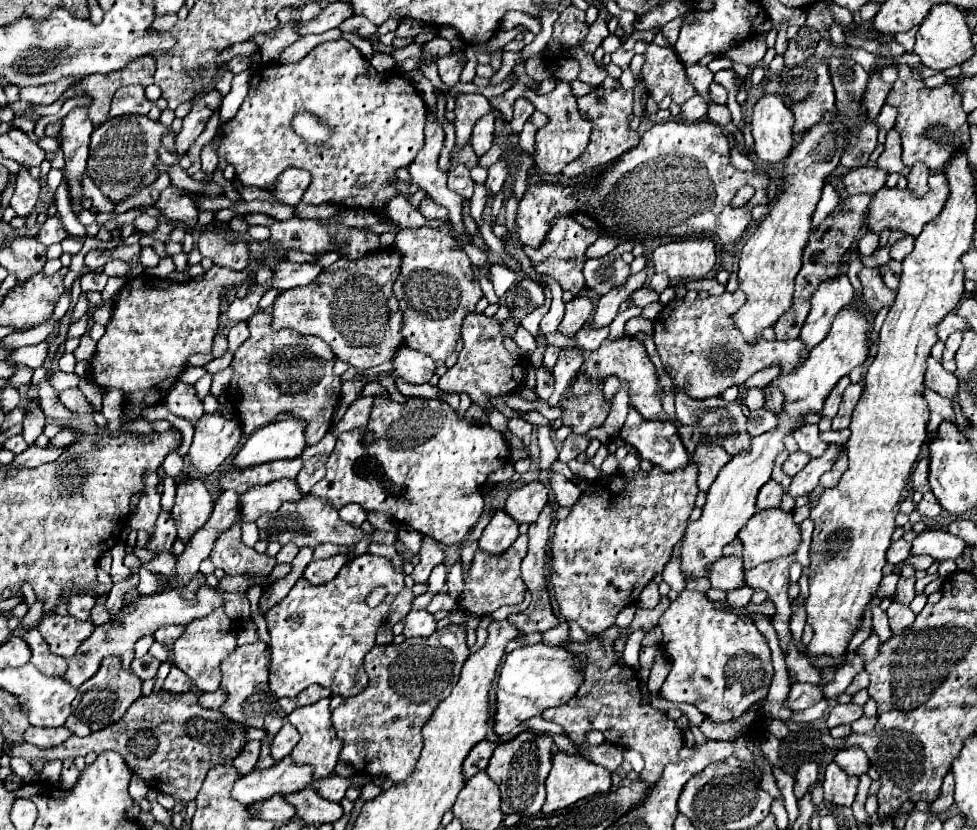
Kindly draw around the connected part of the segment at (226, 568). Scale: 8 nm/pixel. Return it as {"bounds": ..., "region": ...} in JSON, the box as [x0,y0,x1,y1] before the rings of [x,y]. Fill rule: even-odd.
{"bounds":[211,524,275,576],"region":[[[233,524],[225,530],[211,552],[211,562],[215,568],[221,568],[225,574],[247,574],[247,576],[269,576],[275,566],[275,558],[267,554],[257,554],[253,548],[247,548],[241,542],[239,524]]]}

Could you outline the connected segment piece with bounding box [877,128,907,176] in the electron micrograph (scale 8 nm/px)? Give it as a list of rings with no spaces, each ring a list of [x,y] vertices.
[[[895,128],[887,132],[885,150],[879,156],[879,160],[877,160],[877,168],[885,170],[887,174],[893,174],[893,172],[897,172],[901,176],[907,174],[907,168],[901,162],[901,136],[899,136],[899,132]]]

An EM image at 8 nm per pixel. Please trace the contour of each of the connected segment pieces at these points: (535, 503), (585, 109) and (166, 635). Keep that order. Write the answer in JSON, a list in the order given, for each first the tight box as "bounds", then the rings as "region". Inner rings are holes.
[{"bounds":[505,482,547,524],"region":[[[541,482],[525,484],[511,492],[511,496],[505,502],[505,512],[517,522],[517,524],[531,524],[537,520],[541,510],[547,504],[547,486]]]},{"bounds":[561,86,639,178],"region":[[[599,86],[593,94],[577,98],[577,106],[581,110],[581,116],[587,116],[587,120],[593,120],[593,132],[591,132],[589,146],[583,152],[583,156],[579,156],[577,160],[573,160],[573,164],[567,164],[561,170],[561,174],[567,176],[567,178],[575,178],[579,174],[593,172],[599,166],[605,166],[605,164],[617,160],[629,148],[637,146],[637,142],[639,142],[639,132],[629,130],[629,120],[627,120],[629,114],[633,112],[633,92],[631,90],[625,90],[625,88],[605,90],[605,88]],[[597,96],[603,96],[603,102],[599,102]]]},{"bounds":[155,626,183,648],"region":[[[167,626],[167,628],[161,628],[155,632],[155,640],[159,644],[163,644],[165,648],[173,648],[175,640],[183,634],[183,626]]]}]

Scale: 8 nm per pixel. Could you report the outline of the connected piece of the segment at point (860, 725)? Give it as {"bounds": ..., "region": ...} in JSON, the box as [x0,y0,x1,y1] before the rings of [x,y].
{"bounds":[851,716,875,734],"region":[[[863,716],[863,718],[859,718],[857,722],[853,722],[851,730],[853,730],[853,734],[867,734],[867,732],[873,730],[873,726],[875,726],[875,718]]]}

